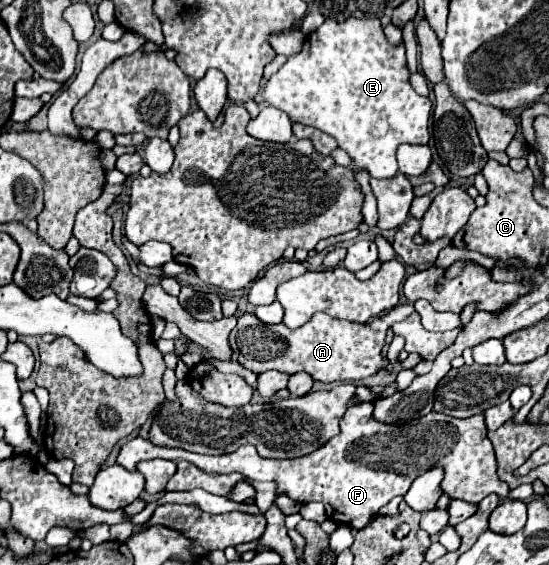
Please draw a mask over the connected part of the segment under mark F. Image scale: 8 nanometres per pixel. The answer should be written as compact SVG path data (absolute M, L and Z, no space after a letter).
M360 403L354 405L352 409L346 411L346 417L342 417L342 431L338 437L332 437L318 453L312 453L310 457L298 457L298 459L262 459L252 445L244 445L242 449L228 453L228 455L198 455L174 447L162 447L154 445L150 439L136 437L128 441L116 459L122 467L128 471L134 471L138 461L144 459L172 459L172 461L190 461L192 465L200 467L206 473L214 475L230 475L230 473L242 473L254 481L276 481L278 483L278 493L290 495L298 503L308 503L308 501L322 501L326 507L326 515L336 521L336 523L346 523L354 529L364 529L370 519L396 495L406 495L410 489L412 481L426 473L432 467L442 467L444 469L444 479L442 479L442 491L454 499L470 501L470 503L480 503L486 495L496 493L500 499L520 499L526 501L532 495L532 485L522 485L518 489L510 489L498 475L496 475L496 457L494 457L494 447L490 445L488 439L488 429L484 423L484 415L474 415L468 419L456 419L444 413L428 413L426 417L420 417L416 421L410 421L406 425L382 425L372 419L372 403Z

